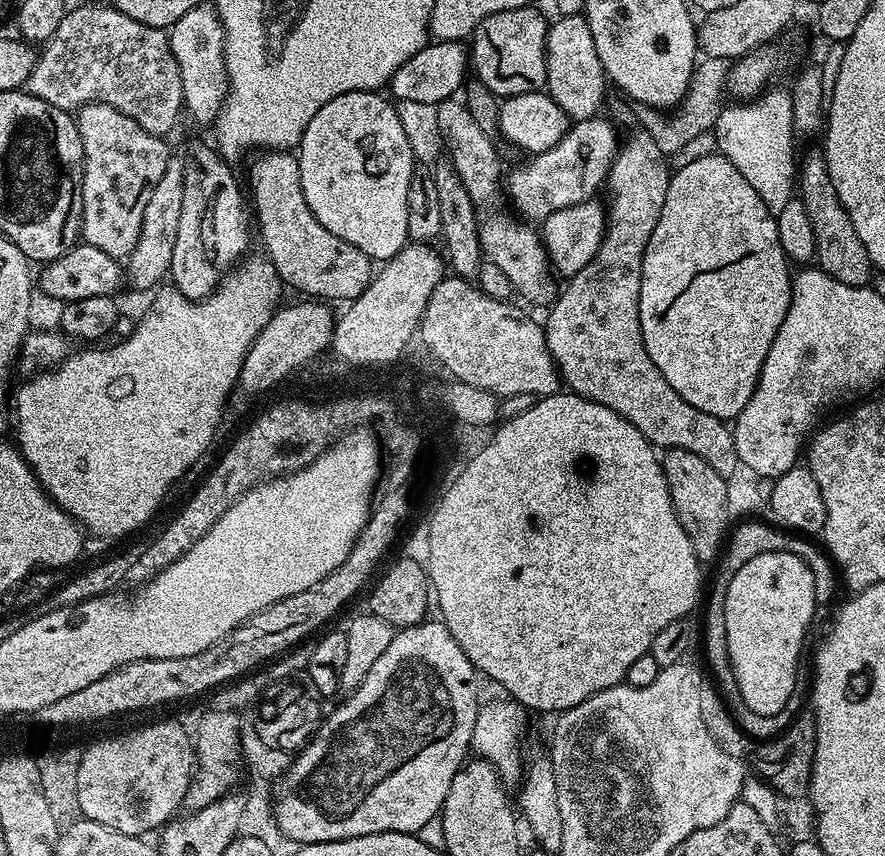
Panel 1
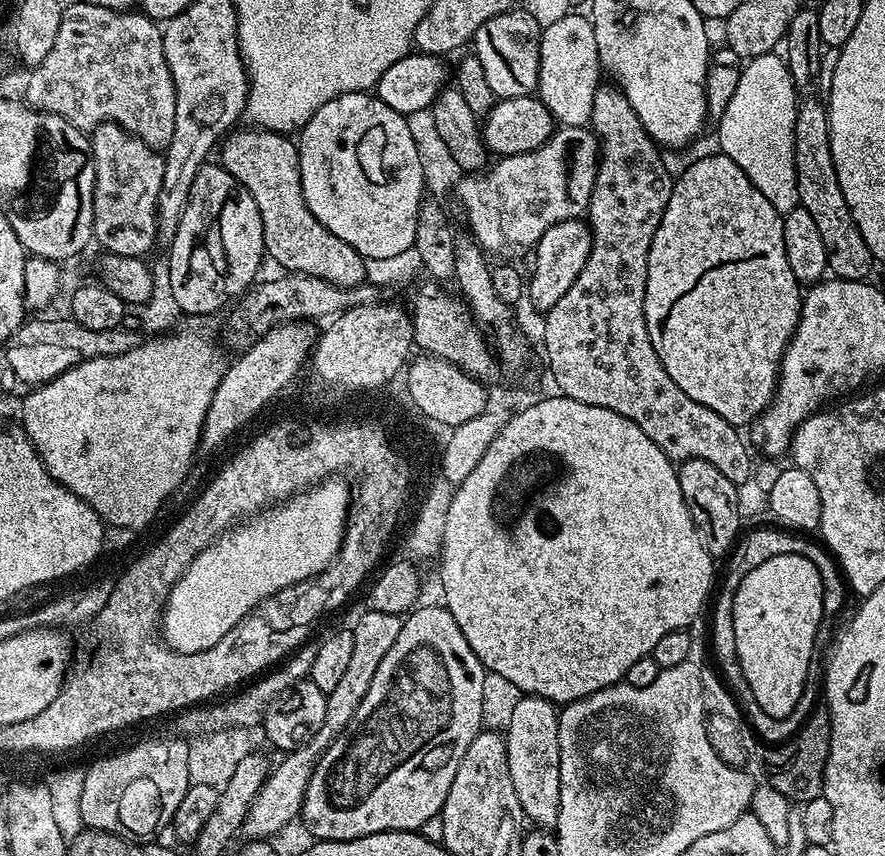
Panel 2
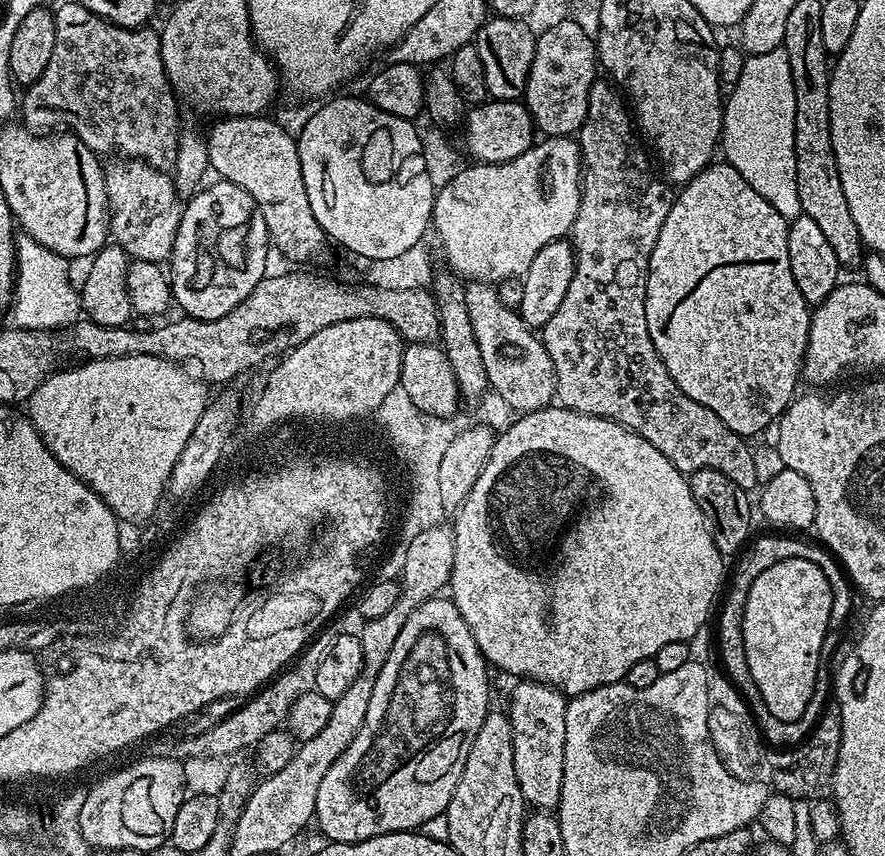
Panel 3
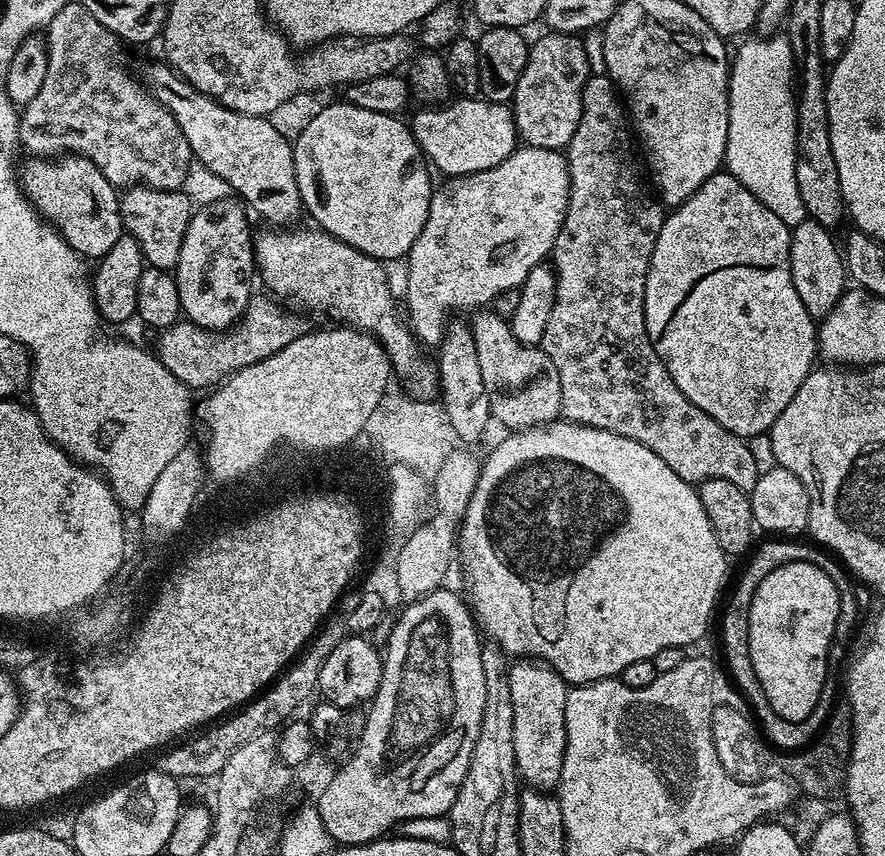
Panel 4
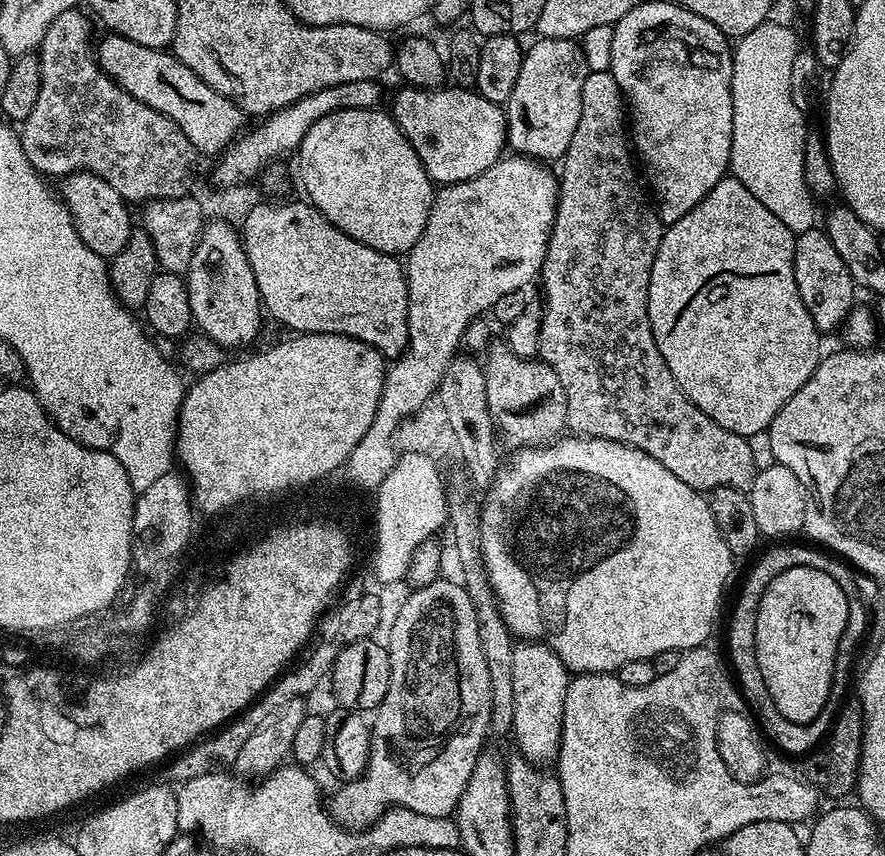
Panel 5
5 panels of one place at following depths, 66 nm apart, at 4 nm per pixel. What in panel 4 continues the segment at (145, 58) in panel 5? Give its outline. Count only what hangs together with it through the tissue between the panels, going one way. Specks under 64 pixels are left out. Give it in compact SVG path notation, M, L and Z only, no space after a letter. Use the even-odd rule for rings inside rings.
M159 62L160 64L148 64L144 68L142 83L148 89L148 93L178 122L182 134L186 134L186 142L190 146L193 157L199 161L202 166L208 167L224 178L229 184L233 193L237 192L244 198L243 203L253 212L264 220L270 220L274 226L288 226L293 223L292 220L299 212L302 212L300 203L300 191L298 190L298 178L294 174L294 154L292 153L293 141L288 140L275 128L273 122L266 116L251 116L230 110L222 106L213 98L204 92L200 92L191 84L187 78L180 72L177 72L171 64Z

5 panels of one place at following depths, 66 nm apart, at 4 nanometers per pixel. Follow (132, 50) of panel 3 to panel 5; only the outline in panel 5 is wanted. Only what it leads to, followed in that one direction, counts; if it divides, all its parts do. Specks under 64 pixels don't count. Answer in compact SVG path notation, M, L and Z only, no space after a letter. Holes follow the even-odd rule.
M79 7L66 10L50 22L38 49L42 86L38 90L38 102L34 110L22 121L19 129L24 156L35 171L45 177L63 178L72 172L89 172L114 186L125 202L140 200L179 200L189 195L192 171L196 168L196 147L178 130L178 126L166 114L158 114L146 102L138 102L122 86L118 86L100 68L94 55L92 24Z

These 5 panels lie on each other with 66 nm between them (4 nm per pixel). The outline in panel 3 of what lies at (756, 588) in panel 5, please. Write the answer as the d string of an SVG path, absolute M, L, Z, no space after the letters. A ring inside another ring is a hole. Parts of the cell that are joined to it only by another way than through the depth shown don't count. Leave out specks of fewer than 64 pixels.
M792 534L772 535L776 536L760 536L757 540L755 537L739 553L738 559L735 561L735 563L737 562L736 569L733 572L731 569L730 572L730 583L727 585L726 595L723 597L724 605L722 605L722 600L718 608L718 615L715 617L717 620L714 644L716 648L720 647L720 660L724 663L723 671L743 696L752 718L759 725L763 739L772 746L795 746L806 739L808 733L804 731L804 728L800 728L800 724L796 724L796 728L788 728L786 722L782 722L774 714L770 714L770 710L766 710L766 706L762 702L762 694L758 694L758 686L754 686L754 678L750 678L750 666L746 666L746 646L742 642L742 614L746 606L746 594L750 594L750 586L754 582L754 578L758 578L758 574L762 574L762 570L770 570L770 566L774 566L774 562L786 562L784 546L788 546L788 558L806 558L806 562L816 560L816 564L824 564L824 572L828 572L828 580L832 580L832 584L836 584L836 588L840 588L840 592L844 592L844 613L847 617L851 617L854 612L854 588L836 557L821 547L819 543L807 544L804 540L797 540Z

